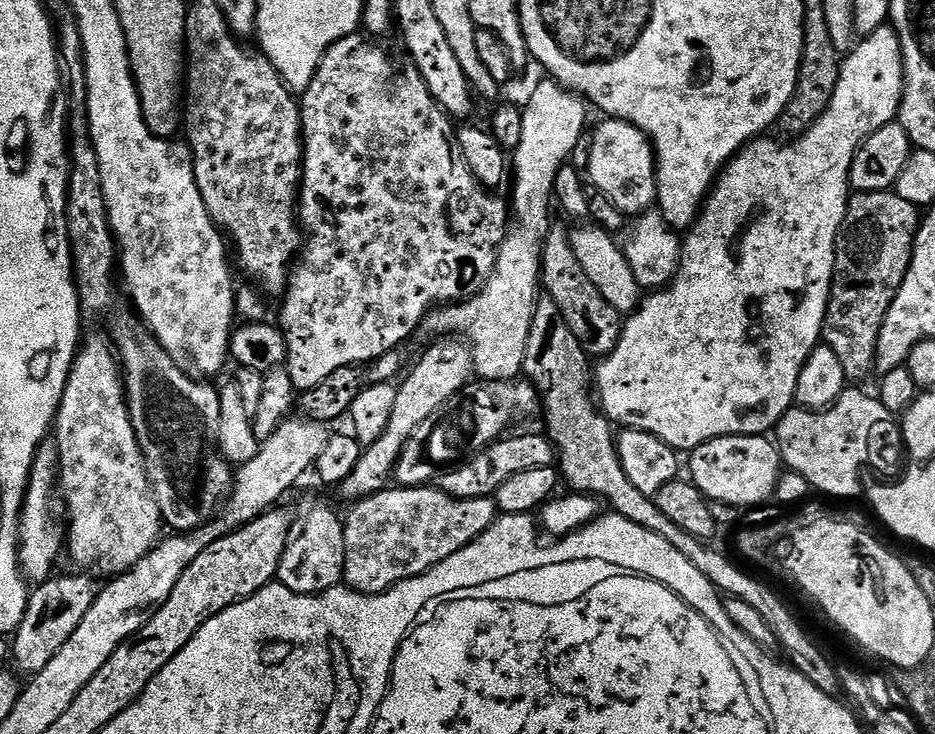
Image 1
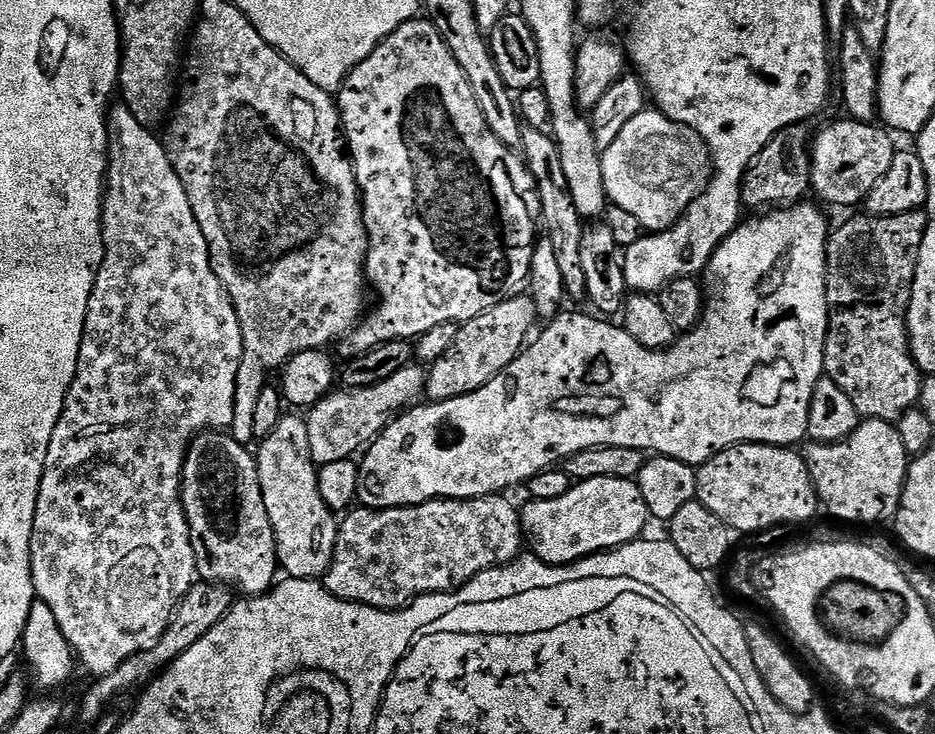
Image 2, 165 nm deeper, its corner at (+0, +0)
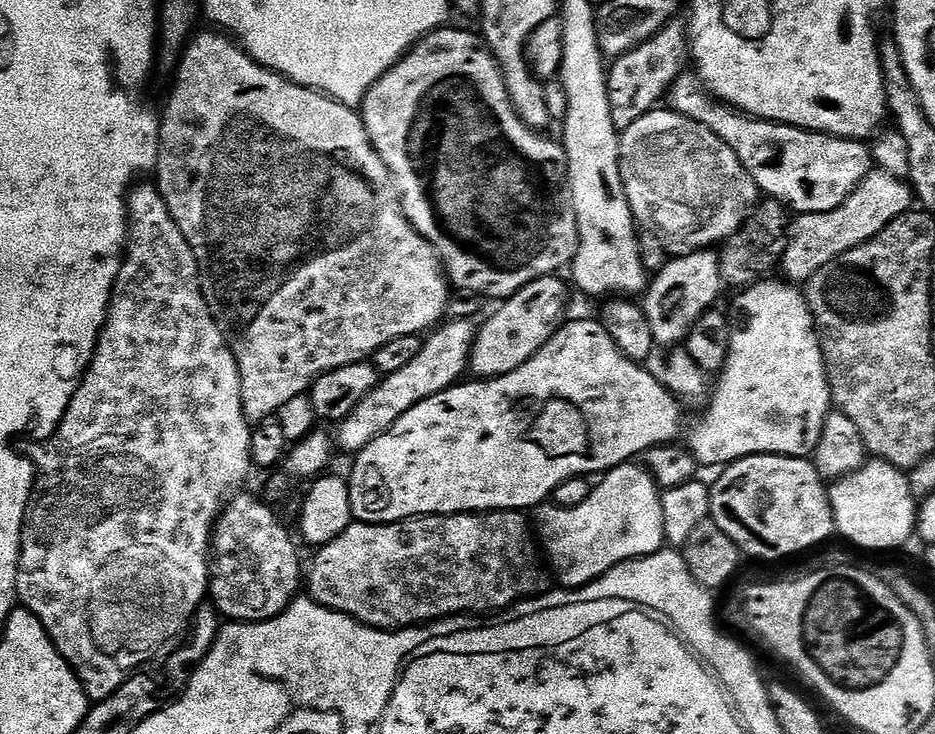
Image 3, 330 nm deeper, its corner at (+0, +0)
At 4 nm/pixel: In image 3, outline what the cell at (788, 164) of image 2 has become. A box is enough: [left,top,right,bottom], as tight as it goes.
[719,198,790,290]

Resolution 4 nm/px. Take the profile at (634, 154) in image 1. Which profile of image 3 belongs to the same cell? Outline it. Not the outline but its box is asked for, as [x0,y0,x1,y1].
[620,110,762,257]

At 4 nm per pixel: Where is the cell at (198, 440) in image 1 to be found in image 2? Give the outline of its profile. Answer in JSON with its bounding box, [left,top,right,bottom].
[180,431,278,598]

